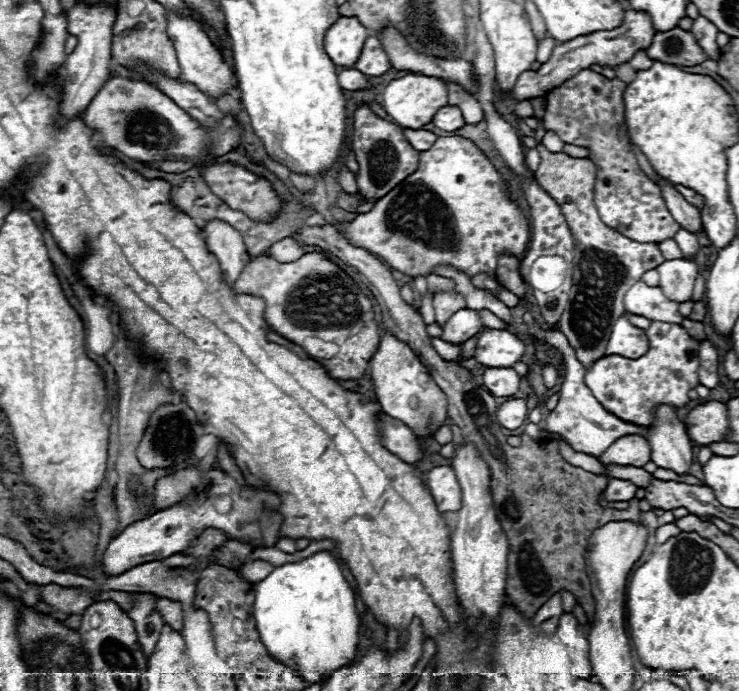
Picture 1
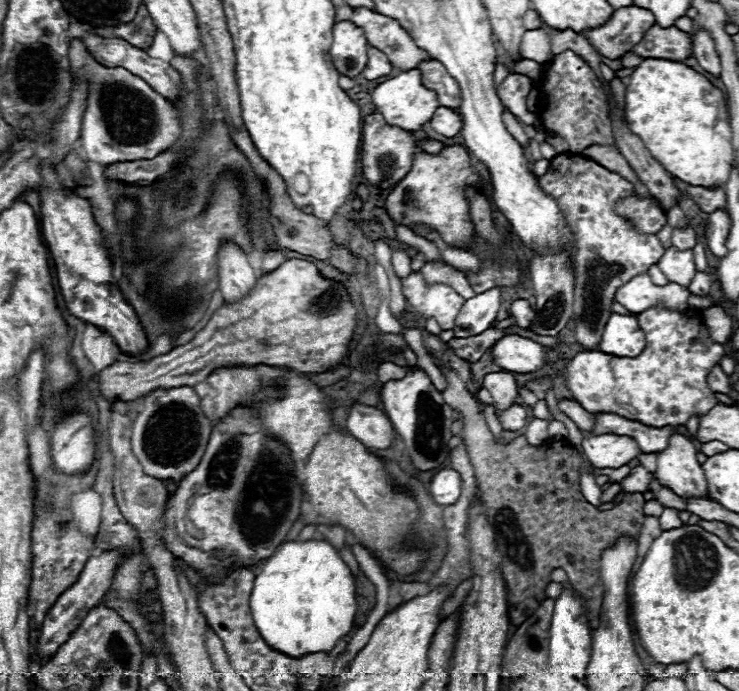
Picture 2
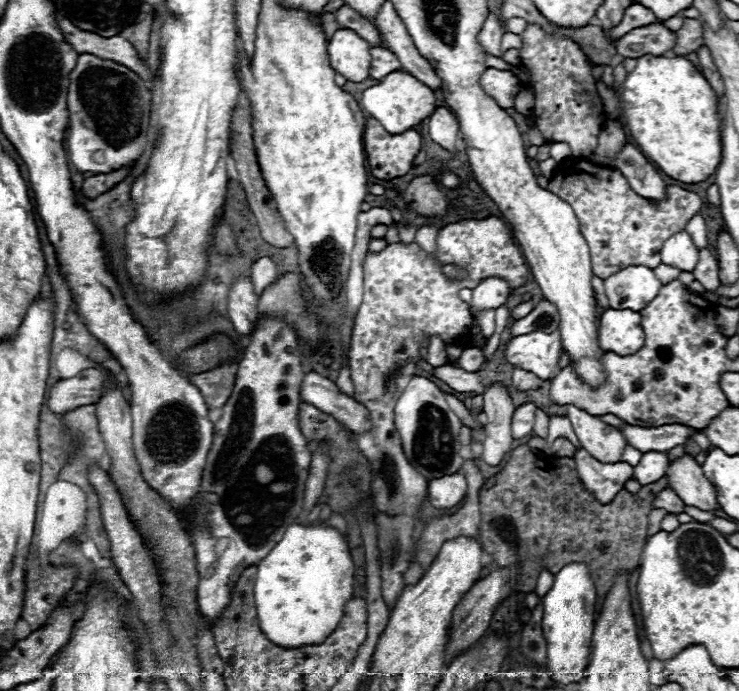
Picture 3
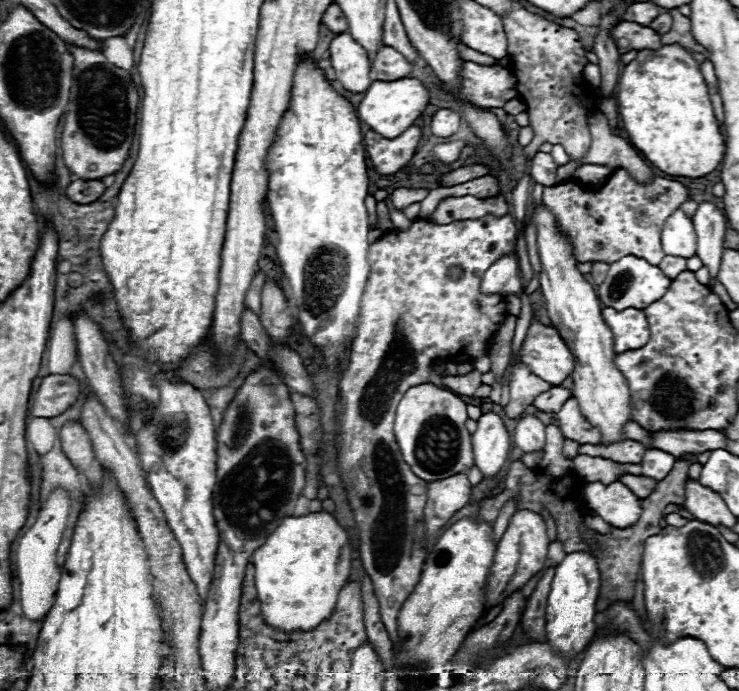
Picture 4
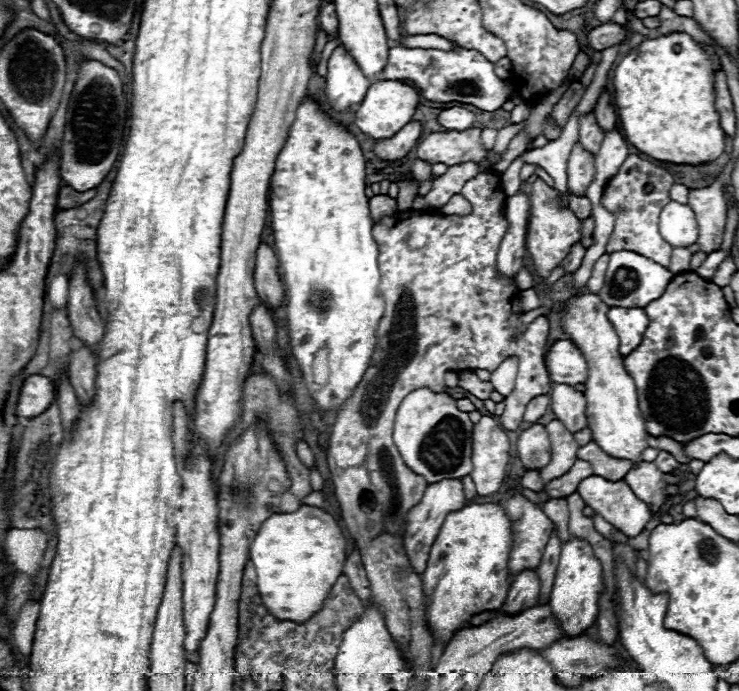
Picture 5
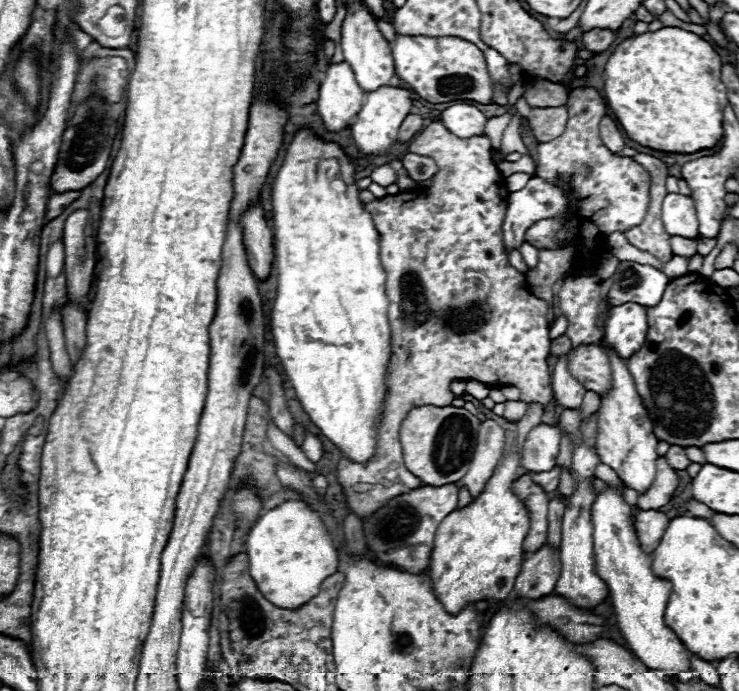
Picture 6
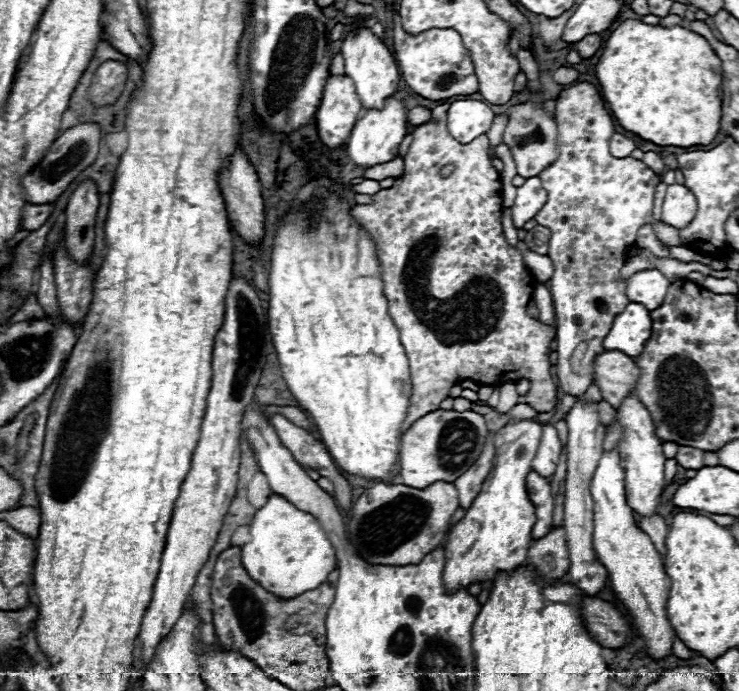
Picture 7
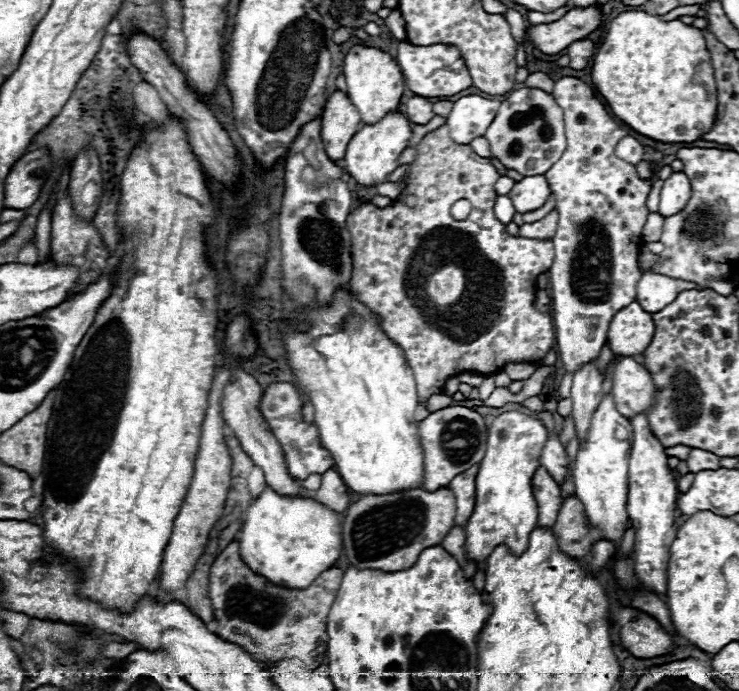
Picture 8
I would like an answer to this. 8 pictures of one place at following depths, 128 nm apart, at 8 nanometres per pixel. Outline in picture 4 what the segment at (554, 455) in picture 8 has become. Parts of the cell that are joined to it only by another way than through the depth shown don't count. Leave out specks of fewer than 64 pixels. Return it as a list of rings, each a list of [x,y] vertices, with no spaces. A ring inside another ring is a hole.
[[[524,416],[518,420],[514,430],[514,444],[526,452],[542,452],[546,438],[544,438],[544,424],[534,416]]]

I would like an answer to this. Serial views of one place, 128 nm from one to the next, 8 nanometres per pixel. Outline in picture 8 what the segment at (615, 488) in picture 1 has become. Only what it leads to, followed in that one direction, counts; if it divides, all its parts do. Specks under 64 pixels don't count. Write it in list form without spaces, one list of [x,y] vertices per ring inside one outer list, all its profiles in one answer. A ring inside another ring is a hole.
[[[692,448],[686,464],[688,464],[688,470],[690,472],[700,472],[700,470],[718,470],[720,468],[720,456],[716,454],[710,454],[708,450],[698,450],[698,448]]]

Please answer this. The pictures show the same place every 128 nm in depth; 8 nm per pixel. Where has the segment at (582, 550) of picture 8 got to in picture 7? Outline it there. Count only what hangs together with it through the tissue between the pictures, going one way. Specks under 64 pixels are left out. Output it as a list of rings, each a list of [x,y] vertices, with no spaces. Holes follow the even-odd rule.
[[[564,526],[552,528],[550,534],[536,540],[528,550],[528,560],[536,566],[538,574],[544,580],[562,578],[570,566]]]

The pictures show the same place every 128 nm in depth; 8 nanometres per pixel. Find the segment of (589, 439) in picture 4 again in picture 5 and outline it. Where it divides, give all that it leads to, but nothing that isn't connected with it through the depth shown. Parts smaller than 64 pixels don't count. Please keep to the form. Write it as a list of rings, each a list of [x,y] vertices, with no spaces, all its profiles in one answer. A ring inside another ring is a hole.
[[[554,384],[552,392],[550,392],[550,408],[556,414],[558,420],[564,422],[564,426],[574,434],[578,430],[582,430],[588,422],[586,422],[586,414],[584,414],[584,394],[574,390],[574,386],[570,384]]]

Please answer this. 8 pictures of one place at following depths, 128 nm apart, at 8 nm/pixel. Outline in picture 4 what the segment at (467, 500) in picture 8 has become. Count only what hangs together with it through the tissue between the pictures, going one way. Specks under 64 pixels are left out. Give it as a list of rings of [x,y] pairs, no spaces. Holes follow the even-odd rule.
[[[484,414],[478,420],[478,430],[472,434],[474,464],[482,472],[484,478],[496,478],[496,474],[504,468],[504,462],[510,454],[510,434],[498,414]]]

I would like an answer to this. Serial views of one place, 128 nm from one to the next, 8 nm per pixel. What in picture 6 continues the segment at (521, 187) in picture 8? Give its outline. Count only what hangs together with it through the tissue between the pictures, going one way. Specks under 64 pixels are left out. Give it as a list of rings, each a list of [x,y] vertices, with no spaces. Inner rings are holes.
[[[532,176],[528,184],[518,190],[508,194],[508,208],[506,208],[506,218],[504,218],[504,248],[520,248],[524,242],[526,230],[542,220],[550,218],[556,212],[564,210],[564,194],[546,184],[542,178]]]

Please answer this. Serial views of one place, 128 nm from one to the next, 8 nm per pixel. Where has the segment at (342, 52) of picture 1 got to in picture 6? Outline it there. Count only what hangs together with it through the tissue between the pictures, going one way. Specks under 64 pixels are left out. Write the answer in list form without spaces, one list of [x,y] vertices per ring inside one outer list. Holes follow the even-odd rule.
[[[330,64],[320,84],[318,114],[328,132],[340,132],[348,128],[364,102],[364,90],[358,86],[352,68],[342,64]]]

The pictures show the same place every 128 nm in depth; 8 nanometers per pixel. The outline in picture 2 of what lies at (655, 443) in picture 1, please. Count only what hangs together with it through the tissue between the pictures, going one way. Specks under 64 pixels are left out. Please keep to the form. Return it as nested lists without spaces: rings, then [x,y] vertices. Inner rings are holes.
[[[674,434],[670,438],[668,448],[658,452],[658,468],[656,468],[656,474],[654,474],[656,480],[682,498],[708,498],[708,486],[706,486],[704,470],[702,470],[700,462],[696,460],[696,454],[698,454],[698,450],[690,442],[690,438]]]

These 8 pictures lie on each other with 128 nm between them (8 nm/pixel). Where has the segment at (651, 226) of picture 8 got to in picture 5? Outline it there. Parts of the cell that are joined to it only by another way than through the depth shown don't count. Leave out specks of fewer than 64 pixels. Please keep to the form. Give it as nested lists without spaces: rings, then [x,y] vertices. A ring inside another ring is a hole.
[[[674,248],[672,250],[672,262],[670,262],[668,270],[672,274],[682,274],[682,272],[690,270],[690,256],[692,256],[692,252],[688,248]]]

